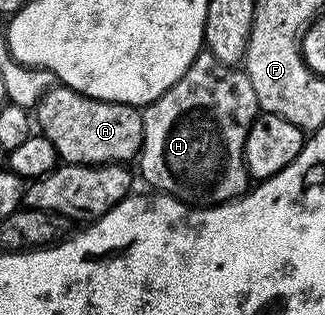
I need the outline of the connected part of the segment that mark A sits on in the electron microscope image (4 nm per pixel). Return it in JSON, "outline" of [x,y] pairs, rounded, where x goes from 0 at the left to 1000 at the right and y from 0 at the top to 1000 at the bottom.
{"outline":[[[172,273],[135,295],[102,343],[102,381],[129,432],[163,451],[197,521],[391,521],[425,498],[440,463],[440,375],[418,333],[274,311],[218,279]]]}

